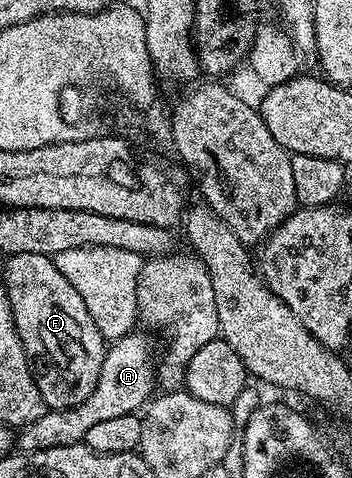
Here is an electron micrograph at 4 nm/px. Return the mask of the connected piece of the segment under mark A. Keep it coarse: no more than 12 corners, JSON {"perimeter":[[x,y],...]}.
{"perimeter":[[132,331],[104,355],[96,391],[21,426],[23,453],[85,442],[156,393],[156,349]]}

